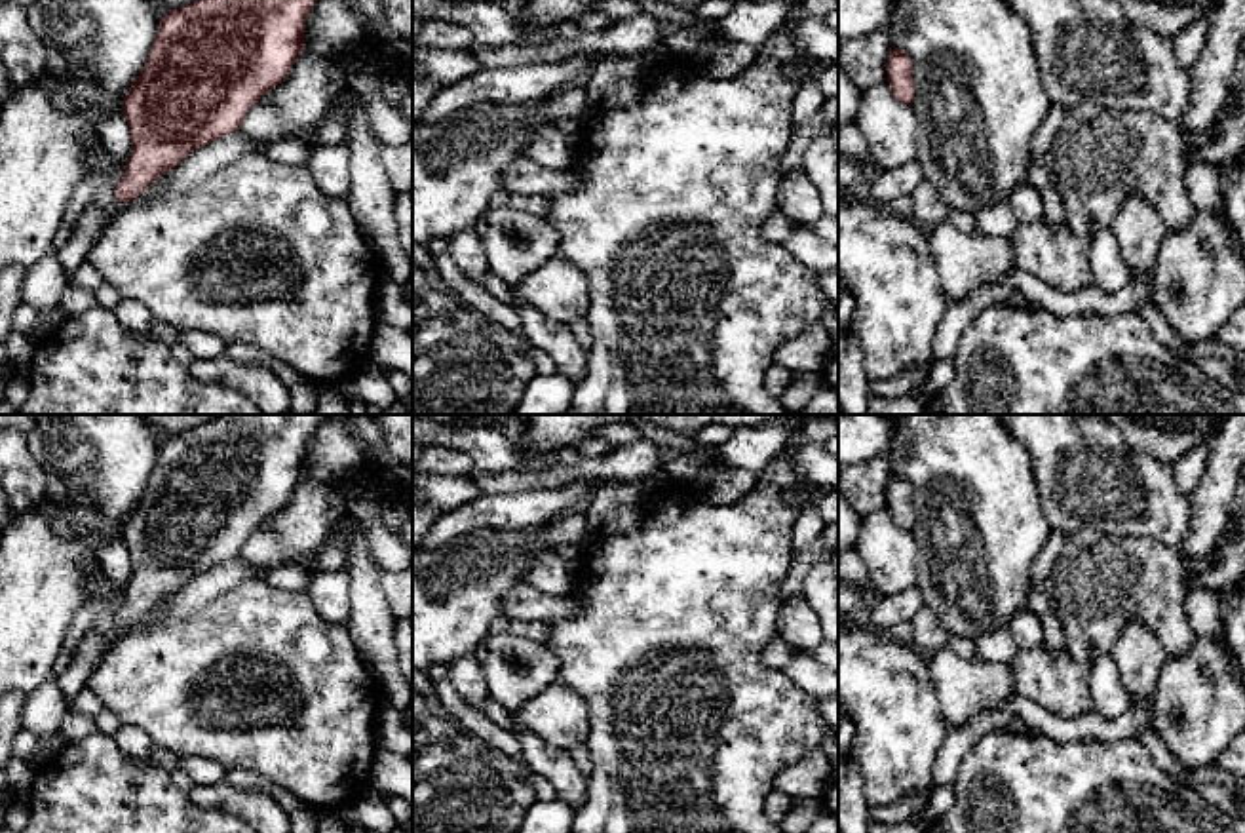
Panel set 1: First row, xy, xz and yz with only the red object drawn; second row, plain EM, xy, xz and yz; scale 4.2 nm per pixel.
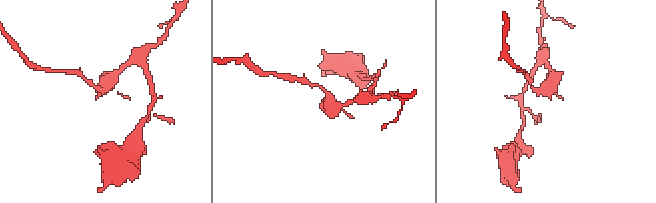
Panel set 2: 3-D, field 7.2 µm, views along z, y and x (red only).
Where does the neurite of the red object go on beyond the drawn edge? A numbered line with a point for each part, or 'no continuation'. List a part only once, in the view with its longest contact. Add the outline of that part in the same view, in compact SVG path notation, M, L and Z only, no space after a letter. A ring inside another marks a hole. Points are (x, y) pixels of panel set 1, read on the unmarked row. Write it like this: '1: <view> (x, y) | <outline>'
1: xy (105, 632) | M103 612L97 616L91 630L78 643L70 666L55 679L68 702L72 702L87 687L93 668L127 631L129 630L122 630L116 624L114 612Z

